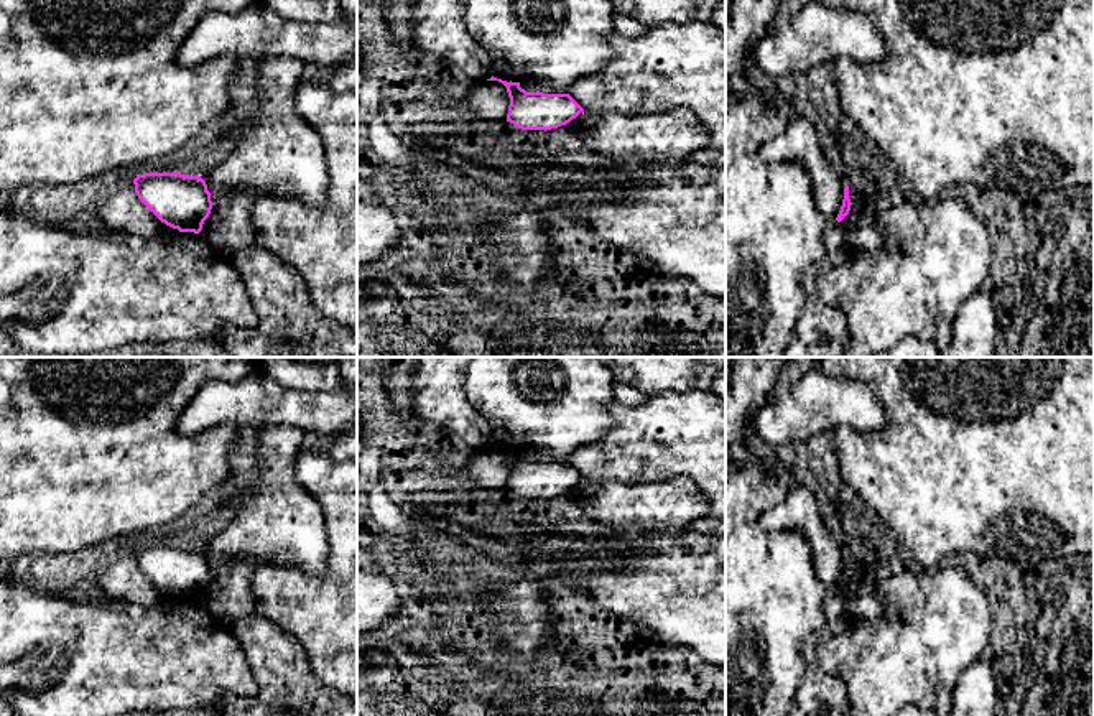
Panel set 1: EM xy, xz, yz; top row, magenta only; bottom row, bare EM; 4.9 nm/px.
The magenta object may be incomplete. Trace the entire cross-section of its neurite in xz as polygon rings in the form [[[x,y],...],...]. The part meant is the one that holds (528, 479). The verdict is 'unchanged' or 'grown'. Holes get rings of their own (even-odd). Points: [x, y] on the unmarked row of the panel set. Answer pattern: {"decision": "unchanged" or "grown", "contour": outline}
{"decision": "unchanged", "contour": [[[490,446],[487,449],[498,449],[507,456],[510,474],[507,482],[507,491],[513,492],[515,495],[522,499],[551,499],[558,497],[561,494],[569,492],[572,487],[576,487],[584,477],[569,464],[569,463],[543,463],[540,459],[536,461],[526,461],[520,456],[520,451],[507,451],[497,446]]]}

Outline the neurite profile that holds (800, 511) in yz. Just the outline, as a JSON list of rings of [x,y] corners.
[[[796,484],[788,495],[760,517],[762,532],[798,532],[811,546],[819,581],[834,589],[844,568],[844,546],[824,525],[818,497]]]

